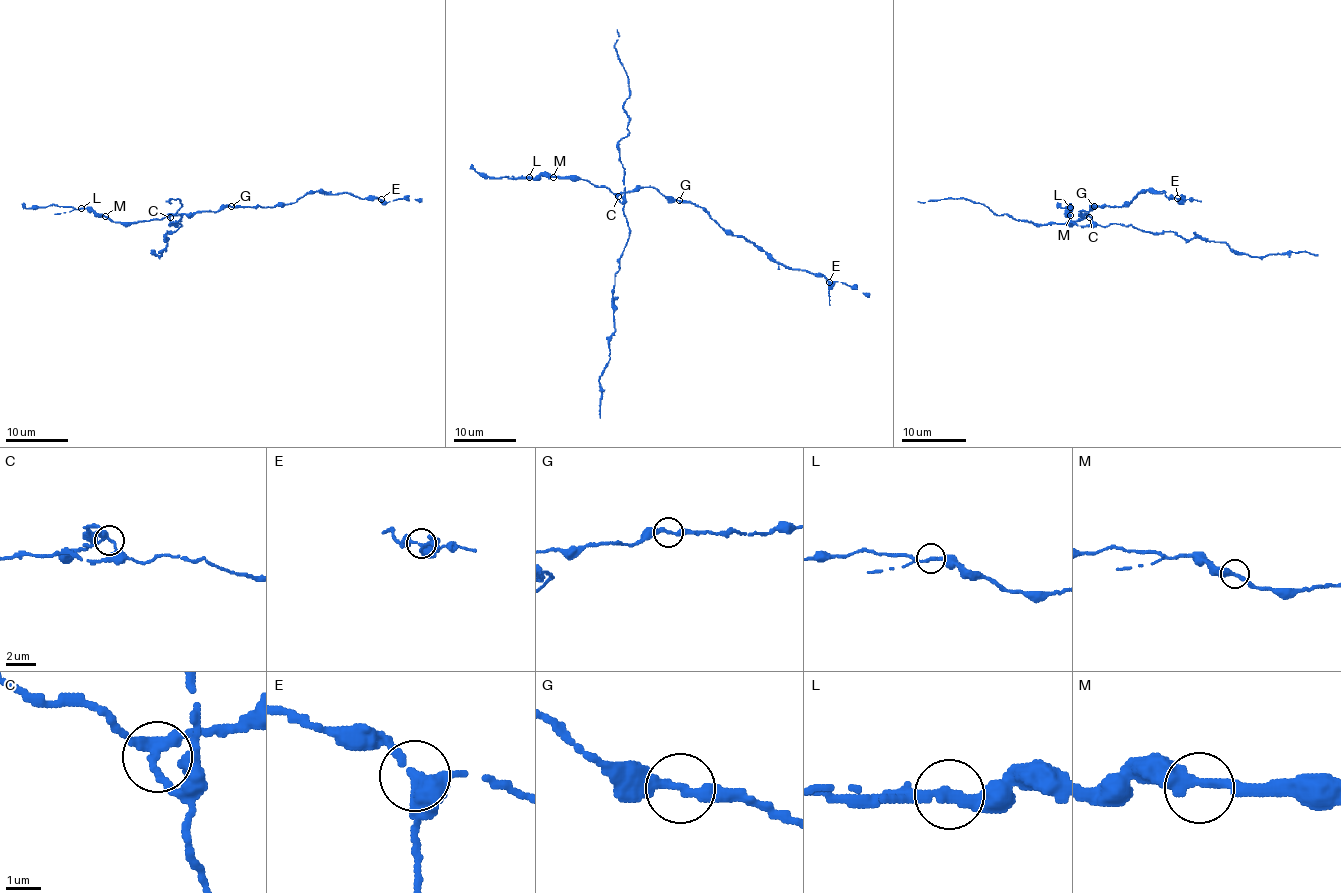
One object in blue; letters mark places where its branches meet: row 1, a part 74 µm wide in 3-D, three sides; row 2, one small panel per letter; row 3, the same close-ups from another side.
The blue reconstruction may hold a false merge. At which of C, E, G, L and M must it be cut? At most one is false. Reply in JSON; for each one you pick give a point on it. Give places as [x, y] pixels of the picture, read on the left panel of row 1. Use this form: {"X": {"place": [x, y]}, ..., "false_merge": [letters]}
{"C": {"place": [170, 217]}, "false_merge": ["C"]}

